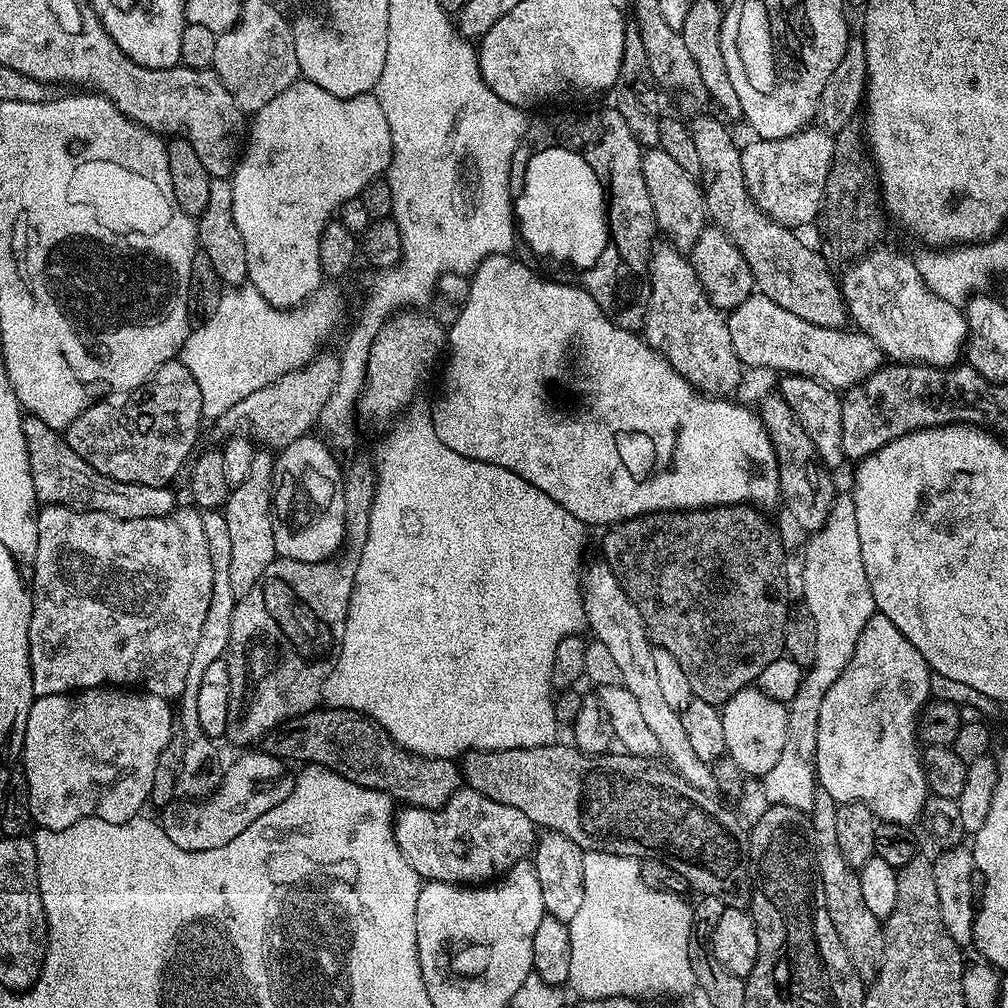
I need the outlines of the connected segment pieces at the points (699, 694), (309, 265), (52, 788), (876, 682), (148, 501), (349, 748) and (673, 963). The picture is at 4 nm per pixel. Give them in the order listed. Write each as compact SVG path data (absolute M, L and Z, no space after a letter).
M727 504L721 508L693 508L690 512L647 512L644 516L635 516L623 520L621 524L611 525L604 536L603 563L610 566L610 570L618 578L622 590L638 606L638 614L642 614L642 622L648 631L648 639L657 648L670 650L674 654L674 662L682 666L686 673L686 682L690 682L693 697L702 702L722 706L734 694L743 688L755 685L762 670L783 657L784 627L788 617L790 599L788 600L788 576L784 573L784 548L780 545L780 536L772 529L772 524L767 520L761 509L751 504Z
M300 78L291 84L278 98L270 98L266 106L262 106L254 113L250 120L250 127L246 132L246 143L240 160L236 163L236 170L230 179L233 186L233 216L234 223L242 234L243 245L246 248L246 266L248 267L247 283L270 302L275 308L297 308L305 300L312 299L321 291L320 280L325 279L324 271L320 265L319 246L322 230L328 221L339 213L340 207L347 200L355 200L360 191L372 180L381 179L388 171L388 163L392 161L392 139L390 138L390 122L386 122L386 114L382 114L382 106L377 102L375 95L355 96L354 98L338 98L322 86L314 86L314 82Z
M105 686L103 688L86 688L79 692L63 692L49 696L35 697L30 706L30 718L26 718L26 734L24 735L24 751L22 767L26 774L26 786L30 790L30 814L36 828L50 830L66 830L66 826L74 826L82 818L102 818L106 822L121 824L141 815L143 804L149 803L150 786L154 786L154 769L158 766L158 754L166 750L166 742L174 734L174 708L167 699L155 696L143 690L125 690L120 686Z
M877 614L868 619L866 626L862 626L862 634L858 634L858 646L854 646L854 654L850 658L846 670L842 670L838 682L834 682L834 686L830 686L830 690L826 690L826 698L822 698L822 711L818 713L816 783L819 787L824 788L826 794L830 794L830 798L834 798L837 804L862 802L876 816L877 821L886 824L907 824L912 826L920 820L924 804L928 800L930 793L926 782L926 774L924 773L924 761L918 748L916 752L916 744L918 745L918 717L924 711L925 705L928 704L932 696L932 691L930 690L932 674L933 671L929 668L926 658L922 658L922 654L918 654L914 642L910 642L910 638L906 638L906 634L902 634L902 630L898 630L898 626L894 626L894 622L890 622L890 618Z
M25 415L24 433L26 450L30 458L30 474L37 501L41 505L64 504L67 508L105 512L123 520L169 516L177 507L178 501L171 492L171 487L127 484L114 478L106 478L106 474L98 474L94 466L90 466L77 452L70 450L70 446L57 429L46 426L46 422L34 415Z
M324 706L317 711L307 712L287 720L275 732L267 732L264 735L262 748L271 756L278 756L285 762L301 760L299 763L304 766L316 764L320 768L329 768L358 786L385 792L387 796L392 797L393 801L405 800L403 803L413 808L440 808L462 787L462 768L455 759L443 760L429 756L416 756L406 751L398 742L394 742L394 738L390 738L390 734L381 724L349 708Z
M587 852L583 858L583 898L581 909L574 914L574 918L568 921L568 933L570 934L570 974L568 975L569 989L573 989L581 999L601 1000L606 997L630 996L658 996L668 994L680 996L694 992L696 979L694 970L690 967L689 936L692 933L692 907L684 902L675 891L649 889L641 876L641 861L632 856L614 856L605 852Z

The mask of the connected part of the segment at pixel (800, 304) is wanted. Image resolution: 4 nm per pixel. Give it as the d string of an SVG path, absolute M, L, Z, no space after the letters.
M700 116L691 121L694 146L700 162L699 183L704 194L704 206L711 223L724 231L738 246L742 258L750 266L756 283L755 291L778 302L782 310L814 322L814 326L844 328L846 305L838 276L828 269L824 256L799 240L797 233L784 224L774 222L754 203L742 178L742 158L738 144L732 141L727 128L712 116Z

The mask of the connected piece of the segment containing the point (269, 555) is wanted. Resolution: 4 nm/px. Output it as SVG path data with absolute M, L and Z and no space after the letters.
M256 450L250 474L241 484L235 485L228 493L223 514L226 527L232 539L232 560L230 562L230 583L237 598L250 594L254 582L266 574L266 566L278 559L274 546L274 509L272 507L272 465L274 456L268 450Z

